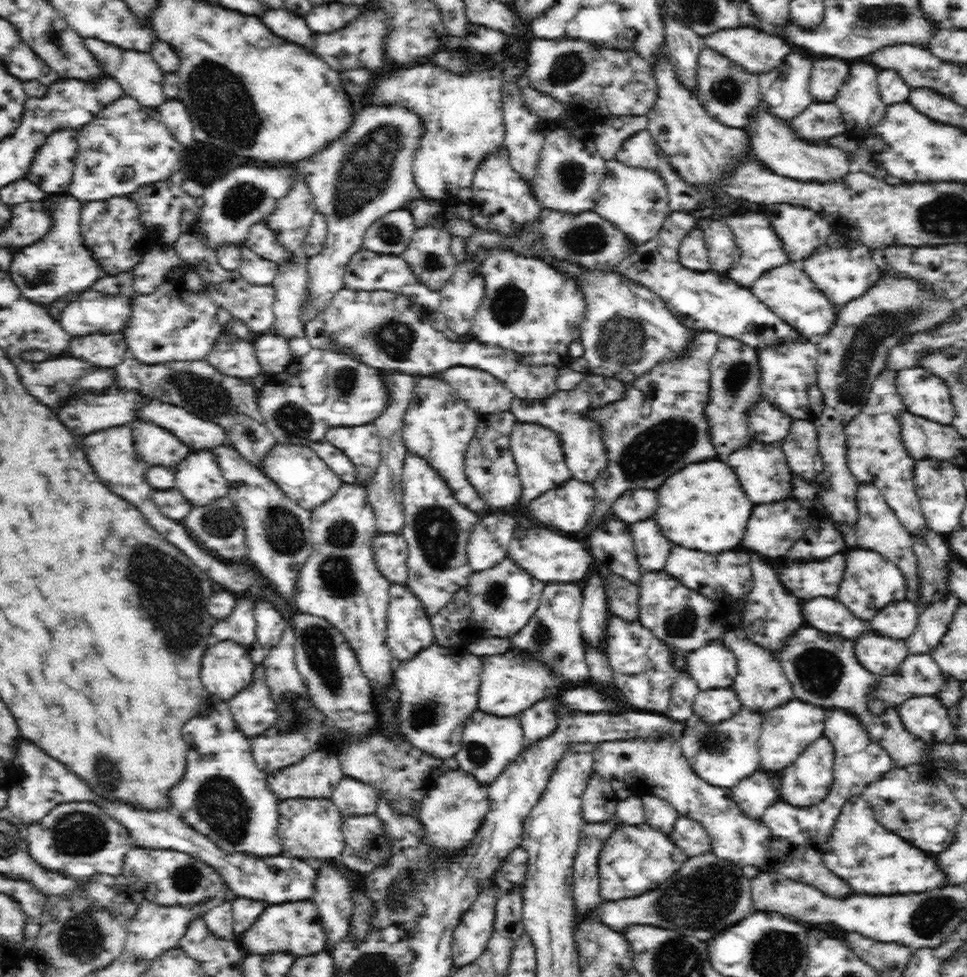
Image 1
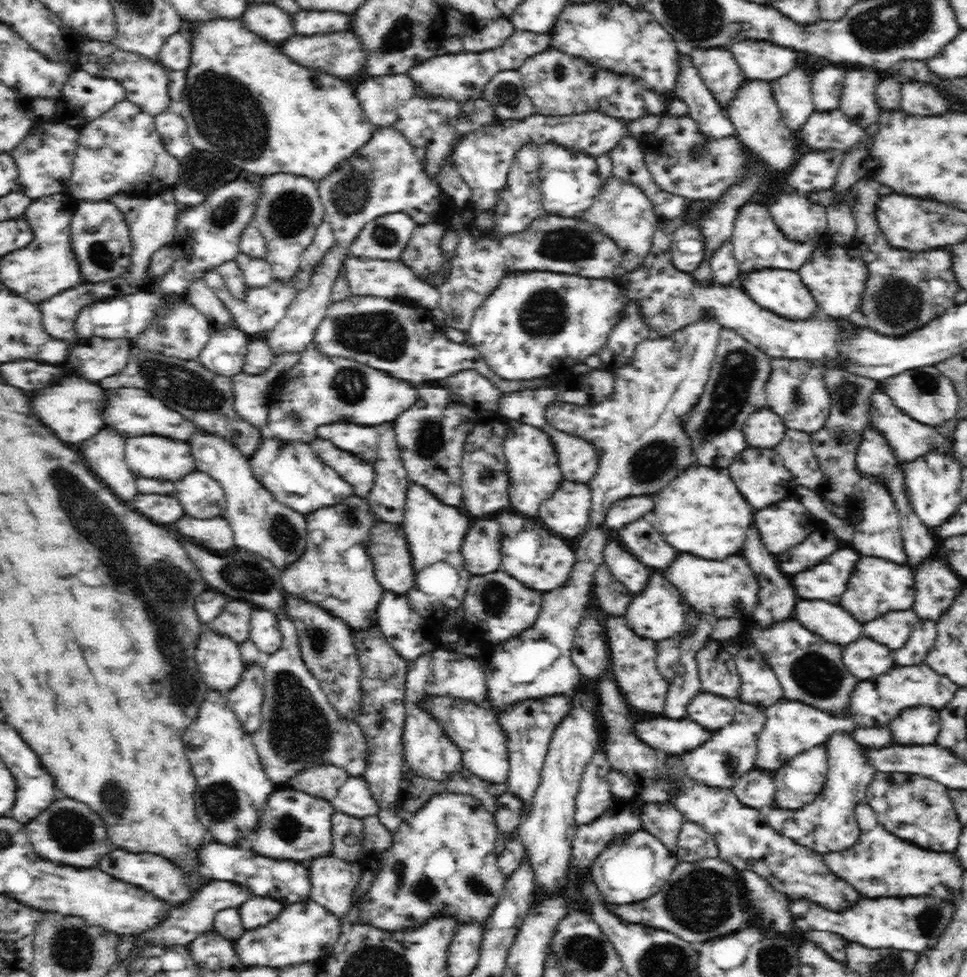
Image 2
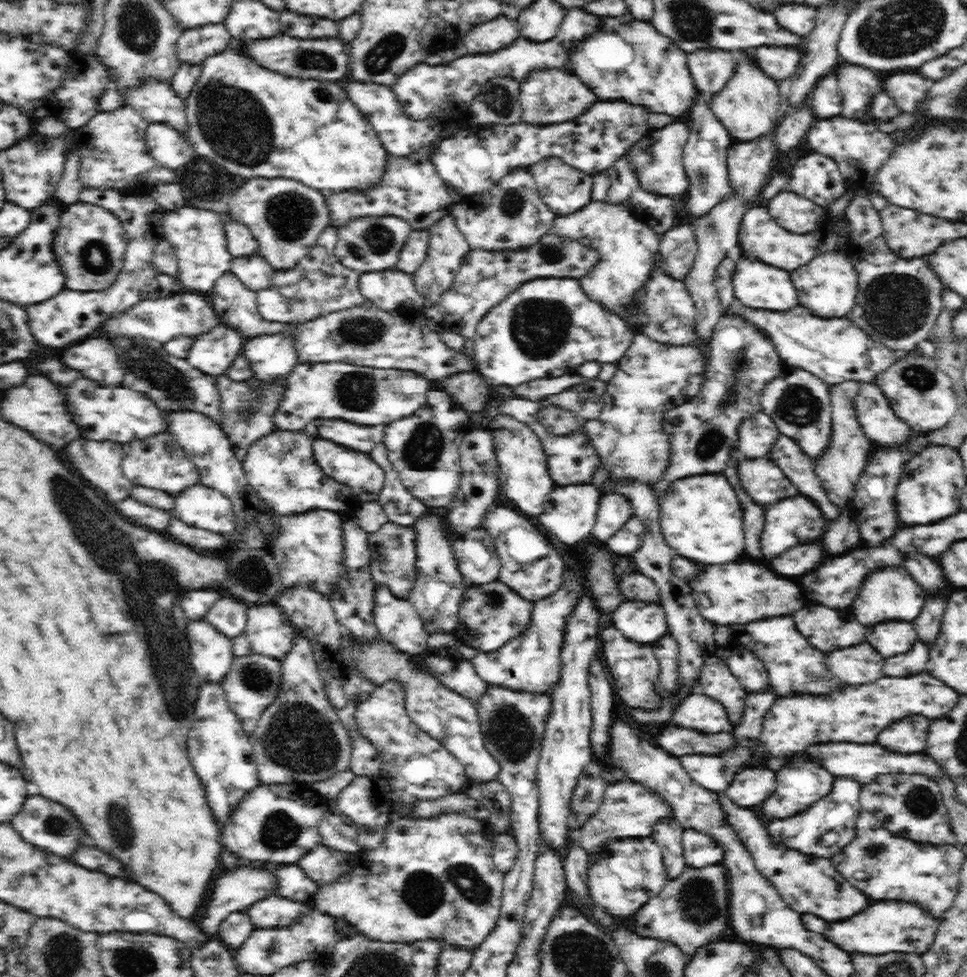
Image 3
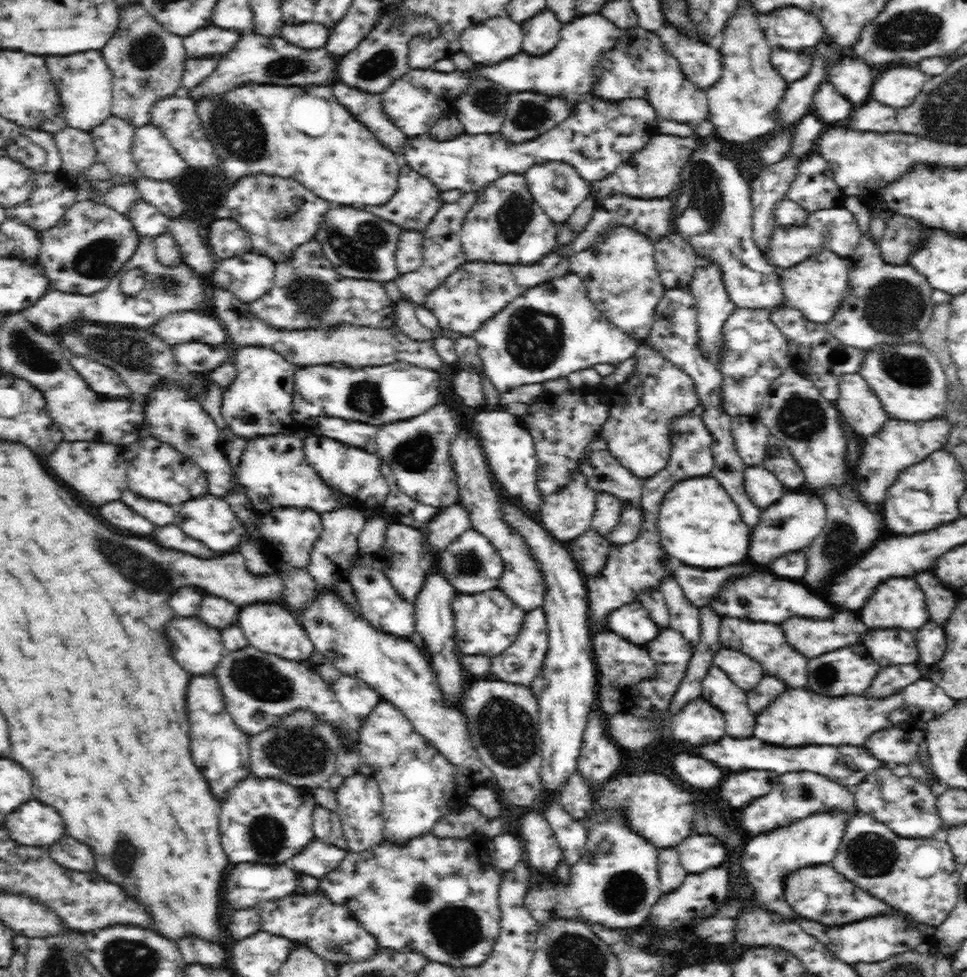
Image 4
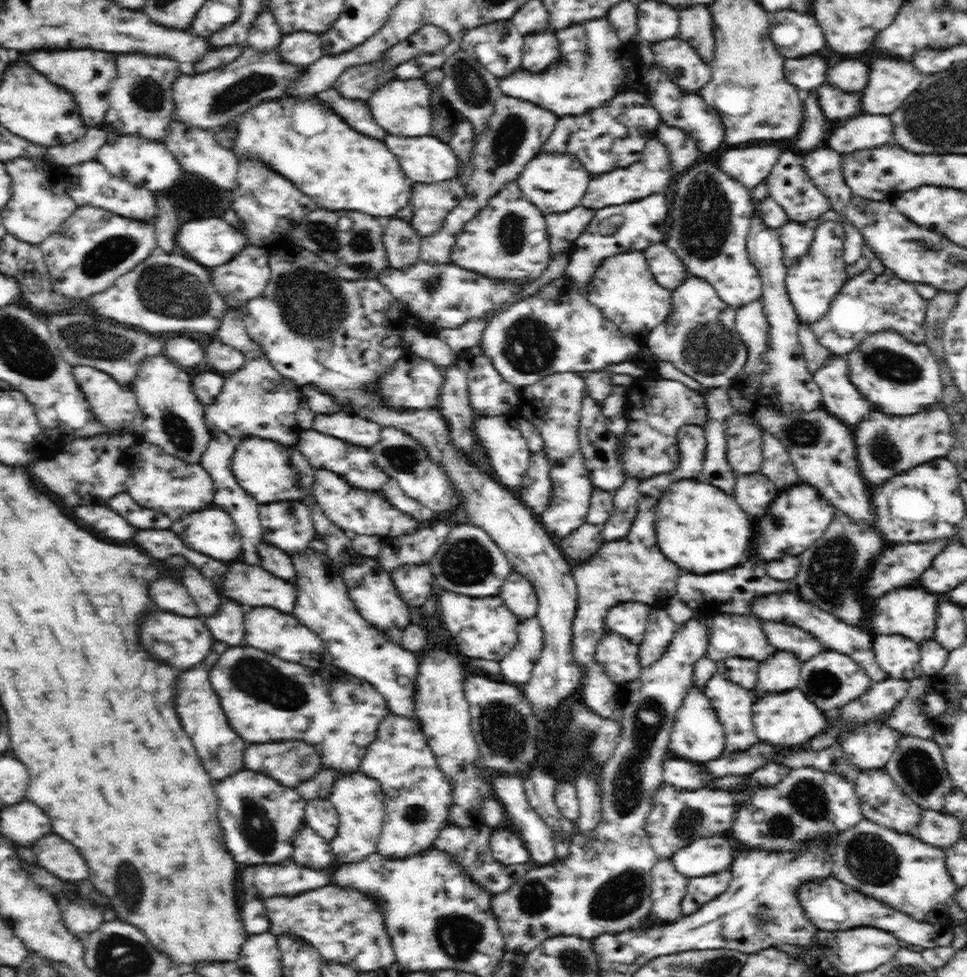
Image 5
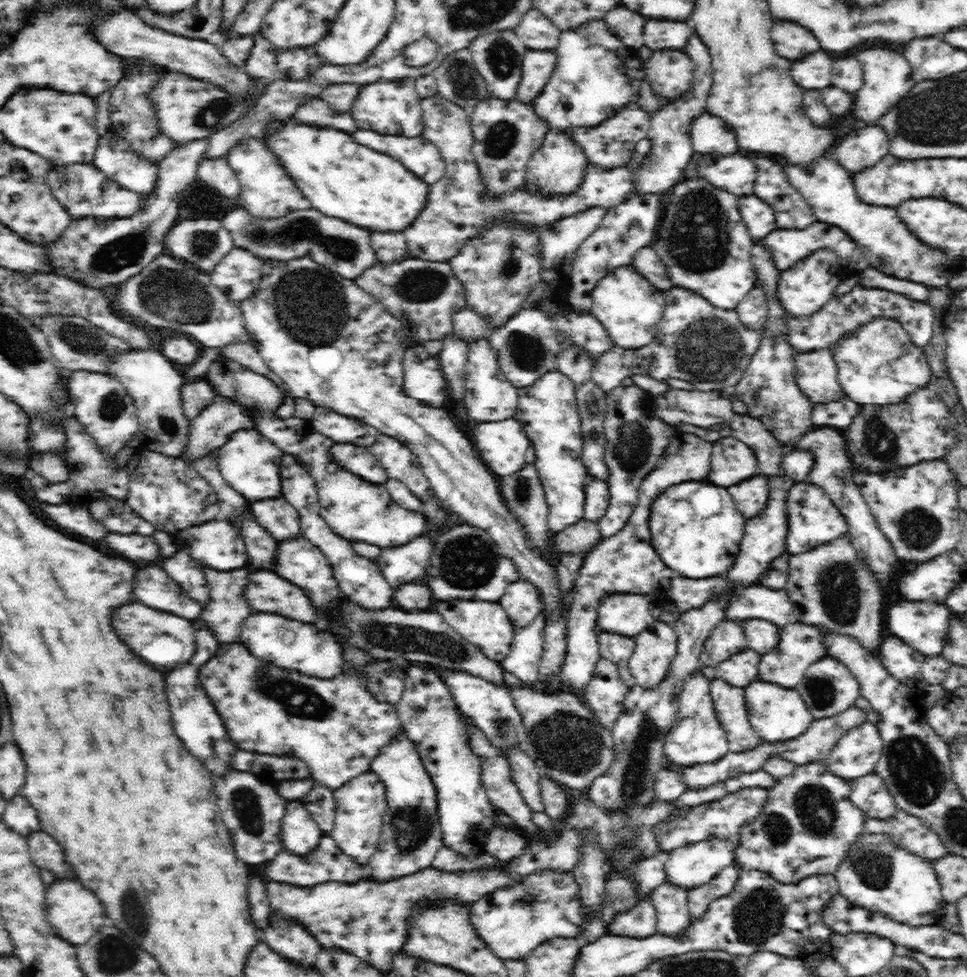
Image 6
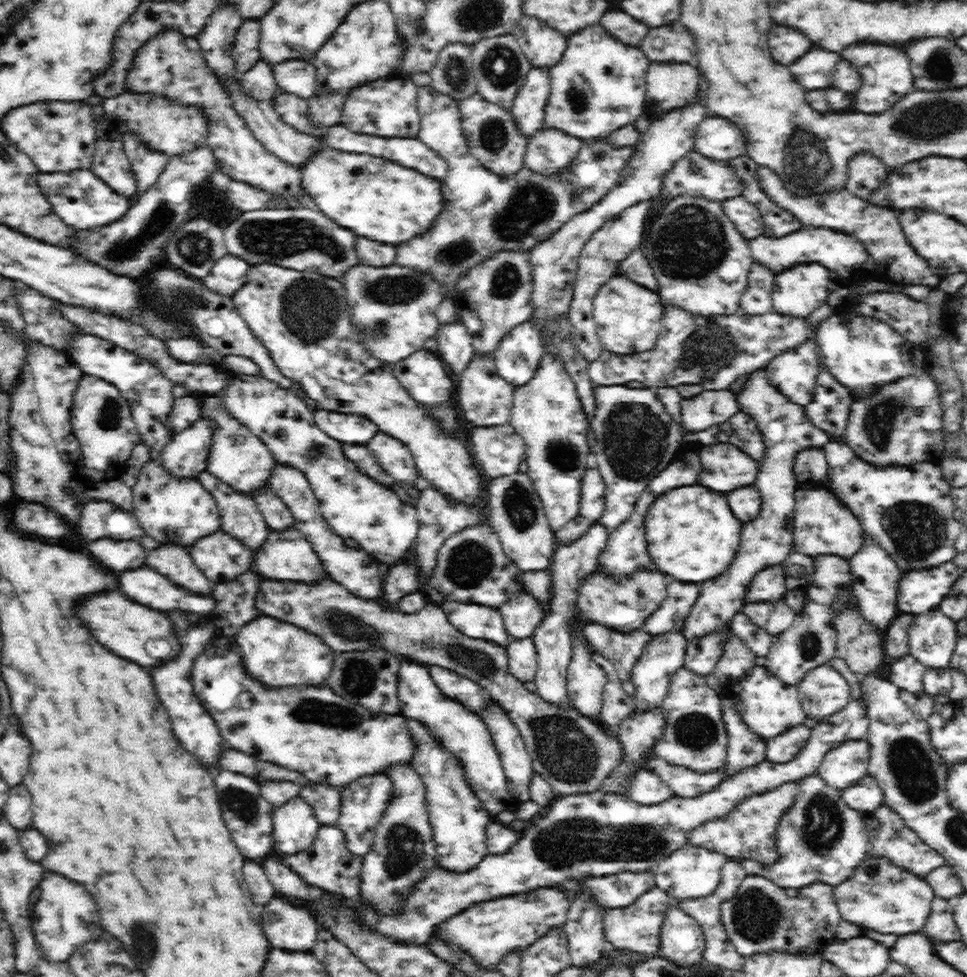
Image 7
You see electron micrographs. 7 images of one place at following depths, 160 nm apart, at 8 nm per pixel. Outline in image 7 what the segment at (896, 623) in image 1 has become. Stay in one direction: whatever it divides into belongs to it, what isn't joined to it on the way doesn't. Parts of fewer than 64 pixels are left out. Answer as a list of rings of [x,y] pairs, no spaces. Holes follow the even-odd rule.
[[[909,653],[892,659],[887,664],[887,679],[901,689],[922,694],[923,674],[926,670],[924,663]]]

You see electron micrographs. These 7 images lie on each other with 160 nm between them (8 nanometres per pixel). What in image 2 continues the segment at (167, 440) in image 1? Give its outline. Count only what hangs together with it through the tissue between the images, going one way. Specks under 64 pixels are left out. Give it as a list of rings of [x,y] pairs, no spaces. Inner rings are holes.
[[[134,436],[126,440],[126,460],[132,472],[175,482],[192,472],[195,460],[187,442],[165,436]]]

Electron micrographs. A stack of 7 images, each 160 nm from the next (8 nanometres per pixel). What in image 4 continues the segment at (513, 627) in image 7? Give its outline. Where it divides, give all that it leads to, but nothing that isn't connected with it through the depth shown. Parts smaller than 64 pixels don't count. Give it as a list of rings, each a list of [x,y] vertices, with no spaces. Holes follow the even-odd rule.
[[[460,430],[458,438],[452,441],[450,456],[456,477],[458,477],[459,502],[468,509],[470,520],[476,531],[495,546],[497,554],[504,563],[504,573],[500,577],[499,590],[527,612],[543,607],[547,595],[547,581],[543,574],[542,563],[536,559],[524,535],[504,519],[502,500],[492,488],[492,478],[490,478],[492,472],[479,439],[470,436],[468,430]]]

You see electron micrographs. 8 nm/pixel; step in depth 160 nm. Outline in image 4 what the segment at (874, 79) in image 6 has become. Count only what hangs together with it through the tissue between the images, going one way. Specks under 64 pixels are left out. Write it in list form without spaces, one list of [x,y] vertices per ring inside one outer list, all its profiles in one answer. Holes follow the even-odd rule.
[[[892,68],[874,80],[871,98],[900,110],[915,102],[926,82],[928,78],[916,68]]]

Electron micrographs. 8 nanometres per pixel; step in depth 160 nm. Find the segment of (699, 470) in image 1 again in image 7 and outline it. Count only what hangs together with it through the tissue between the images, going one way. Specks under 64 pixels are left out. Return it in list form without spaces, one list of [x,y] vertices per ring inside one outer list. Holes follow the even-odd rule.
[[[682,486],[658,496],[648,508],[648,552],[662,572],[682,582],[702,582],[724,572],[738,550],[742,522],[732,514],[726,496],[706,486]]]

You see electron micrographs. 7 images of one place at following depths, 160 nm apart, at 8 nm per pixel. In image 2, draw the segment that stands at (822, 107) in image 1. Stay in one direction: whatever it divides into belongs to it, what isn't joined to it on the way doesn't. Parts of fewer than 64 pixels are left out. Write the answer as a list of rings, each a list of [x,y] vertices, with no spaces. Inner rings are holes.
[[[836,108],[812,112],[800,128],[797,140],[804,146],[812,146],[812,150],[838,149],[844,152],[858,141],[864,141],[870,148],[873,139],[868,139],[864,130]]]

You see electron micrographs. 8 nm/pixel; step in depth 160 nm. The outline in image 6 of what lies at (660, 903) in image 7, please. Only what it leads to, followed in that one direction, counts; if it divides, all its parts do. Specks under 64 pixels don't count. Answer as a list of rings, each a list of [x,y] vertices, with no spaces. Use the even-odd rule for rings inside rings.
[[[648,896],[643,898],[638,907],[616,916],[615,922],[608,928],[609,934],[633,937],[650,936],[656,932],[656,911]]]

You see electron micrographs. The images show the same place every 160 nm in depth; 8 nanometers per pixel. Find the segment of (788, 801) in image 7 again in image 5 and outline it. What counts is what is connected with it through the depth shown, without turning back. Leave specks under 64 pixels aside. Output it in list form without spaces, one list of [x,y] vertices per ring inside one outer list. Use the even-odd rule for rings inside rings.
[[[662,782],[653,792],[644,829],[659,859],[671,859],[680,848],[692,844],[694,839],[729,833],[735,819],[734,812],[747,800],[746,794],[730,794],[722,790],[680,790]]]

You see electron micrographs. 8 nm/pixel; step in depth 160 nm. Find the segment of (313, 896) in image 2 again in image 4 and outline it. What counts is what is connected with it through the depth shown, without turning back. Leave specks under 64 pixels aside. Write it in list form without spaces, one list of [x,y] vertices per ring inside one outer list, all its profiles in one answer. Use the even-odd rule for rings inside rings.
[[[319,839],[312,840],[305,850],[293,857],[289,865],[296,871],[322,879],[346,858],[348,852]]]

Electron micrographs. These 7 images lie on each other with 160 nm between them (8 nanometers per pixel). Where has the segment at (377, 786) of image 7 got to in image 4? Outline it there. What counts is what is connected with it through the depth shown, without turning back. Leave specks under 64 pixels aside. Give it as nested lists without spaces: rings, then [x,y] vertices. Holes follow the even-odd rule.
[[[359,773],[344,777],[344,784],[334,793],[338,808],[337,813],[342,819],[344,835],[348,839],[348,853],[368,850],[384,839],[383,804],[376,779]]]

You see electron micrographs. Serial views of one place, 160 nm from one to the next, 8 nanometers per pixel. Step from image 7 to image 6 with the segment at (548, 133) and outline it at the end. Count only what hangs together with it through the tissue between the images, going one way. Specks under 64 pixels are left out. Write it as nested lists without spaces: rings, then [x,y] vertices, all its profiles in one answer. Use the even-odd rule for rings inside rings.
[[[553,130],[547,135],[547,139],[544,140],[527,165],[524,187],[528,191],[536,192],[542,196],[556,196],[557,198],[570,196],[582,186],[584,176],[587,175],[589,168],[588,158],[580,146],[573,143],[572,139],[562,132]]]

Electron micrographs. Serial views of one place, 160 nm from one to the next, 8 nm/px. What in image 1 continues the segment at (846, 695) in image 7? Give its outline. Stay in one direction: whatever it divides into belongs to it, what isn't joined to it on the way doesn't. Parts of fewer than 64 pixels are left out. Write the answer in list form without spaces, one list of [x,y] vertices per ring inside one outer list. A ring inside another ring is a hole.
[[[874,630],[855,640],[855,654],[860,663],[879,676],[898,673],[909,652],[906,640],[882,636]]]

